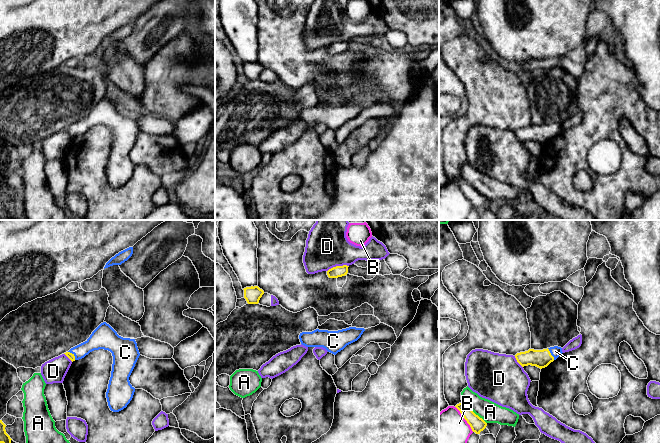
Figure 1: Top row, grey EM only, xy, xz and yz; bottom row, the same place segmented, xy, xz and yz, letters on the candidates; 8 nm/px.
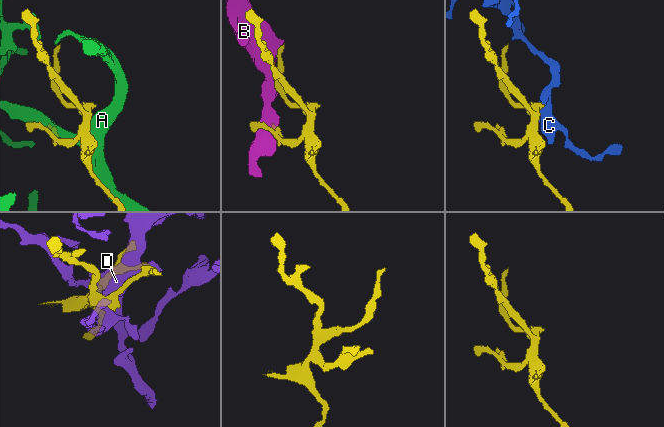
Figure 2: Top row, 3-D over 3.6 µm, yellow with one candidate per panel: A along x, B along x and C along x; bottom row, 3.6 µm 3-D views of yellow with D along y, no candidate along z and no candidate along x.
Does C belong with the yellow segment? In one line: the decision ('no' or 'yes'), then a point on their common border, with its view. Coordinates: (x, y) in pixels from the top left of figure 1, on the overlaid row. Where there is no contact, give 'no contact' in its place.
yes; contact yz (550, 354)

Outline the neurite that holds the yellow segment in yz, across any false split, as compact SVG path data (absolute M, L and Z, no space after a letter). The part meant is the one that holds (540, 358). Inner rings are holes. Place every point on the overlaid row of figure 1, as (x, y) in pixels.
M554 346L543 350L529 349L517 353L515 358L522 367L531 365L542 369L561 356L562 353L561 347Z

